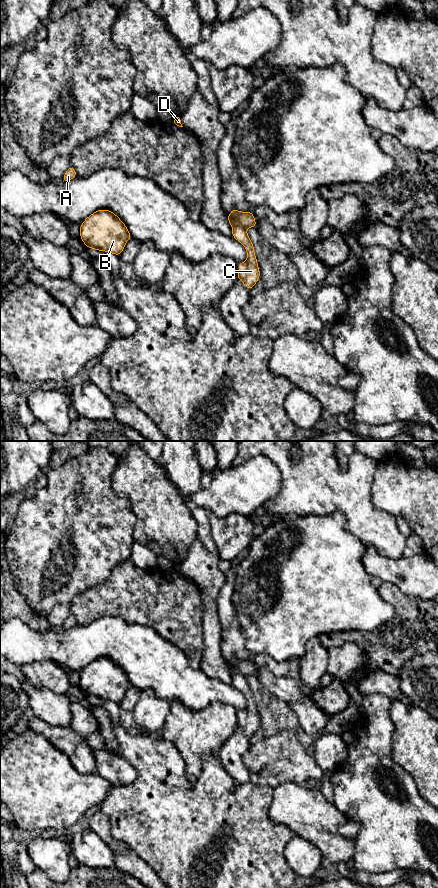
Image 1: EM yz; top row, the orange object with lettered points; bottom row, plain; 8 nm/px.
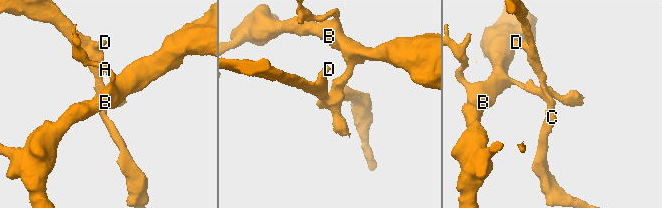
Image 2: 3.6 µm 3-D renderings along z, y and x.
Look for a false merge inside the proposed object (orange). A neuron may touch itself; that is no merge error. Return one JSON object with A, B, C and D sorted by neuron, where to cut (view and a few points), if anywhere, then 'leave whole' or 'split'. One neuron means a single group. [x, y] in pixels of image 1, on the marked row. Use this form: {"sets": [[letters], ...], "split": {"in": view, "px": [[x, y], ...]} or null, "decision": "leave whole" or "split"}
{"sets": [["A", "B"], ["C", "D"]], "split": {"in": "yz", "px": [[229, 214], [245, 229]]}, "decision": "split"}

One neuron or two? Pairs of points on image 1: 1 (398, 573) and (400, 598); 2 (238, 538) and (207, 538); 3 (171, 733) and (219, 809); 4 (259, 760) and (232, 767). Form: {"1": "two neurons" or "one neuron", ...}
{"1": "two neurons", "2": "two neurons", "3": "two neurons", "4": "two neurons"}

